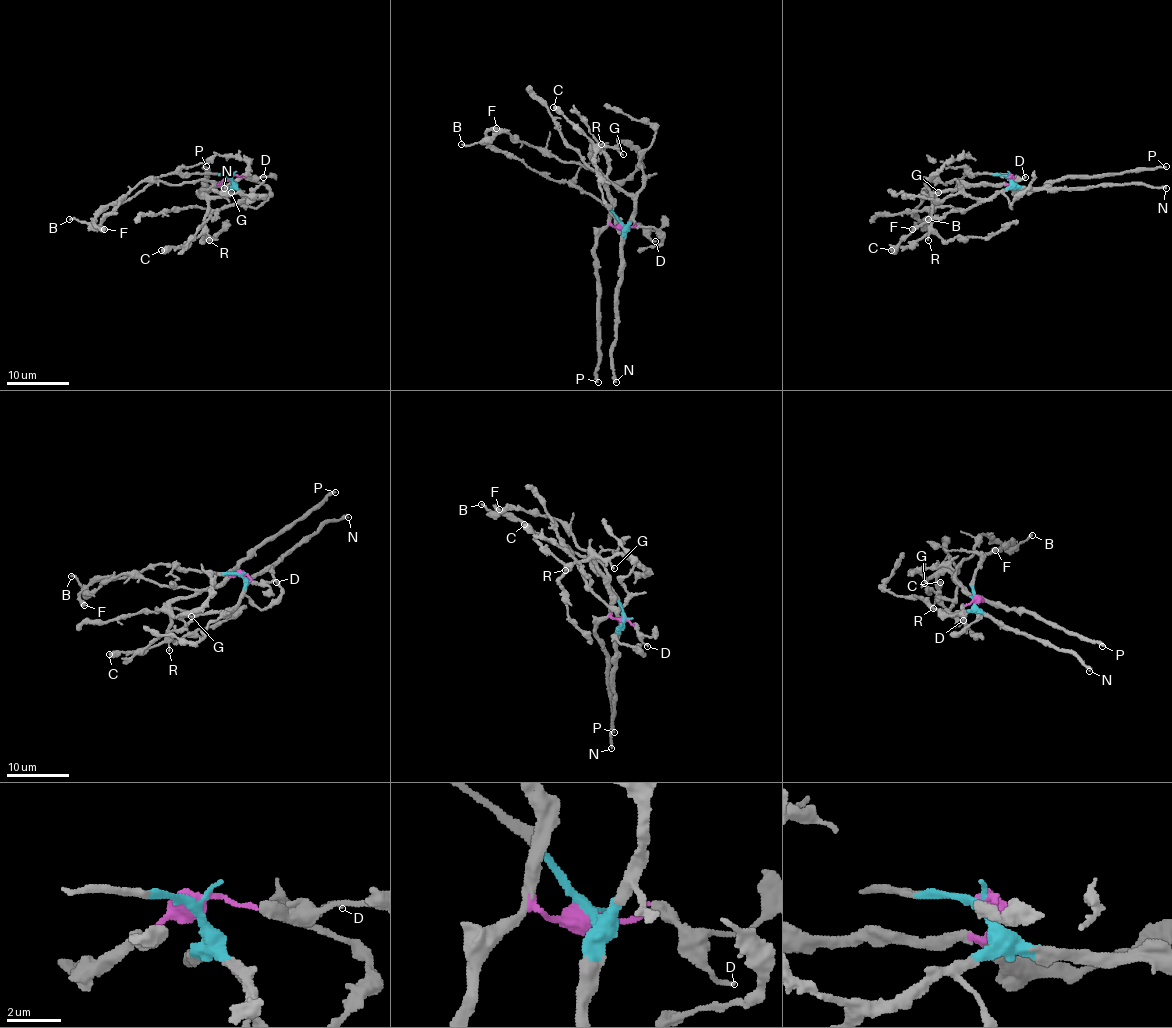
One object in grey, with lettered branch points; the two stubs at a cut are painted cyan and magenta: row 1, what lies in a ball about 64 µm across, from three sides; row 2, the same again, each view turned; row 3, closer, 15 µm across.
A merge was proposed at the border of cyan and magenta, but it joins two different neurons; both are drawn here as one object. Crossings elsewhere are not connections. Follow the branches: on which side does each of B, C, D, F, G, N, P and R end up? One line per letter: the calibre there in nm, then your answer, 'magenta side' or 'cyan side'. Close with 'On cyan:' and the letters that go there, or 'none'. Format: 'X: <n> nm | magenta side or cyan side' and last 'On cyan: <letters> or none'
B: 180 nm | magenta side
C: 550 nm | magenta side
D: 150 nm | magenta side
F: 320 nm | cyan side
G: 140 nm | magenta side
N: 150 nm | cyan side
P: 280 nm | magenta side
R: 130 nm | magenta side
On cyan: F, N

